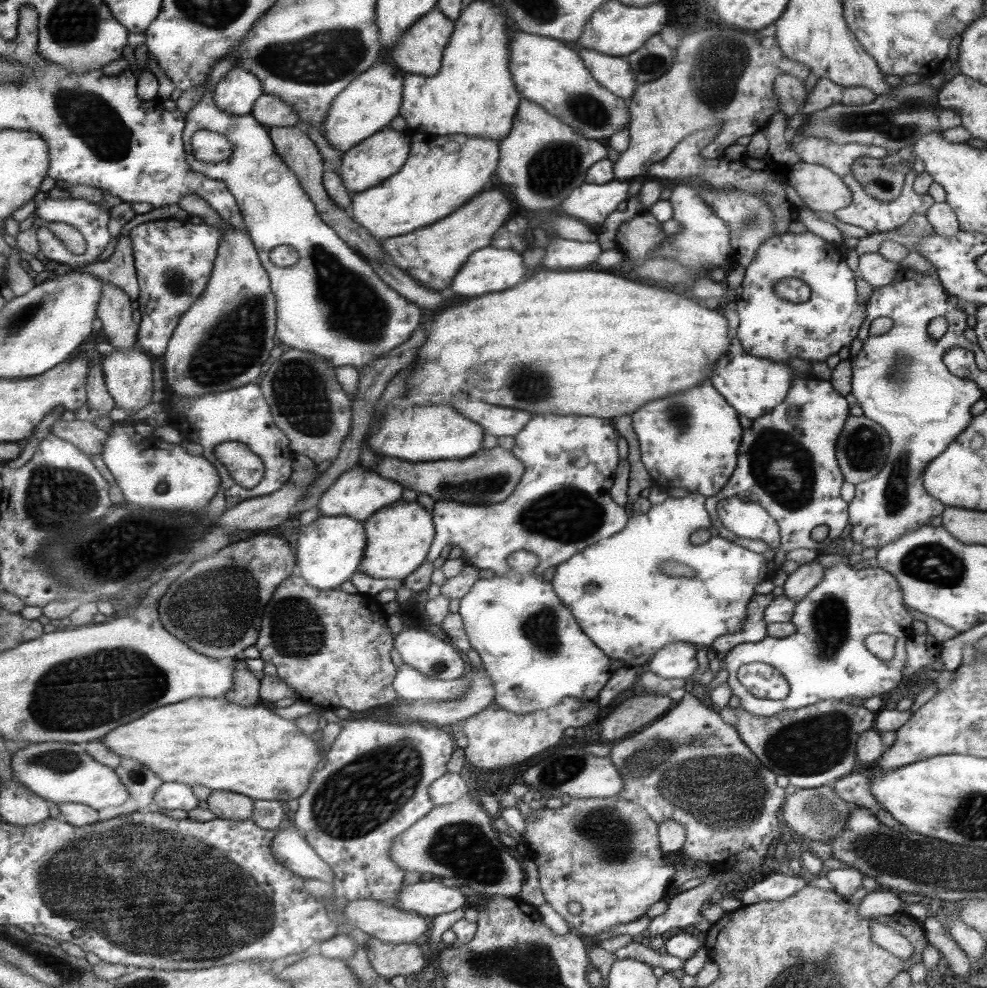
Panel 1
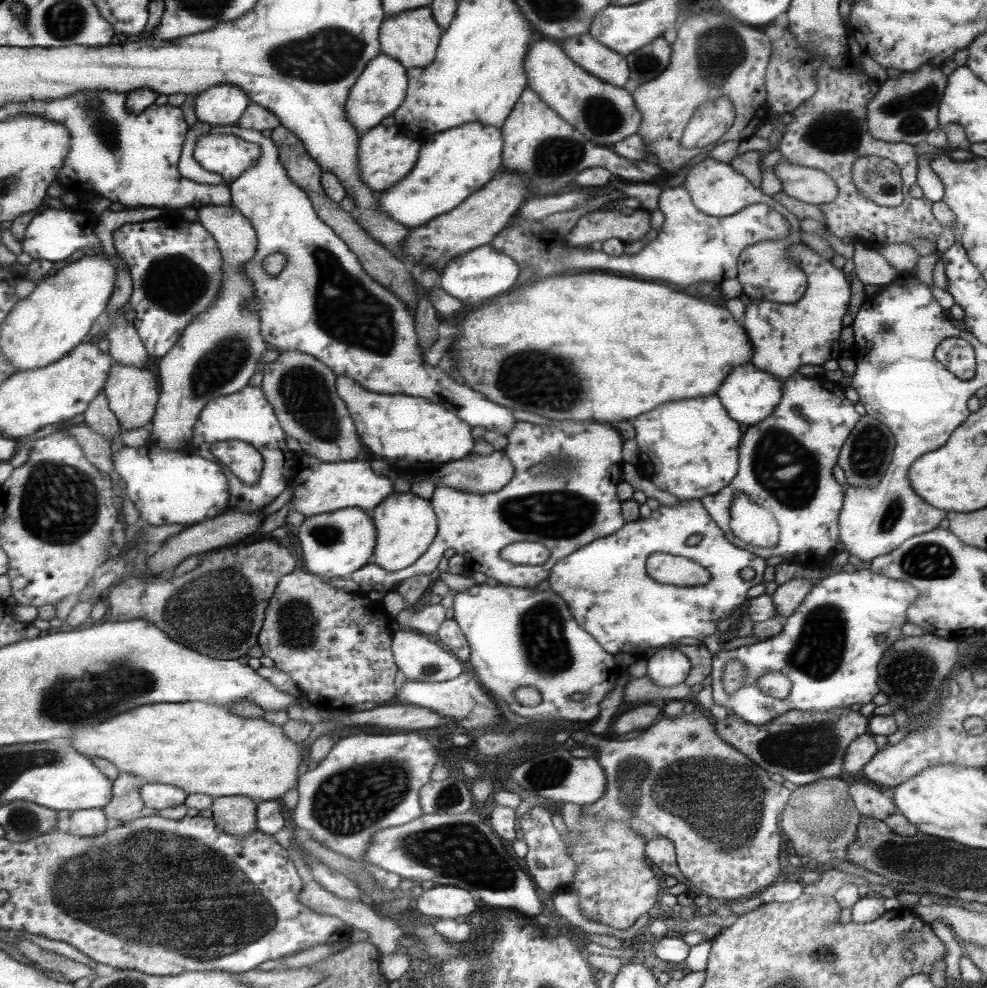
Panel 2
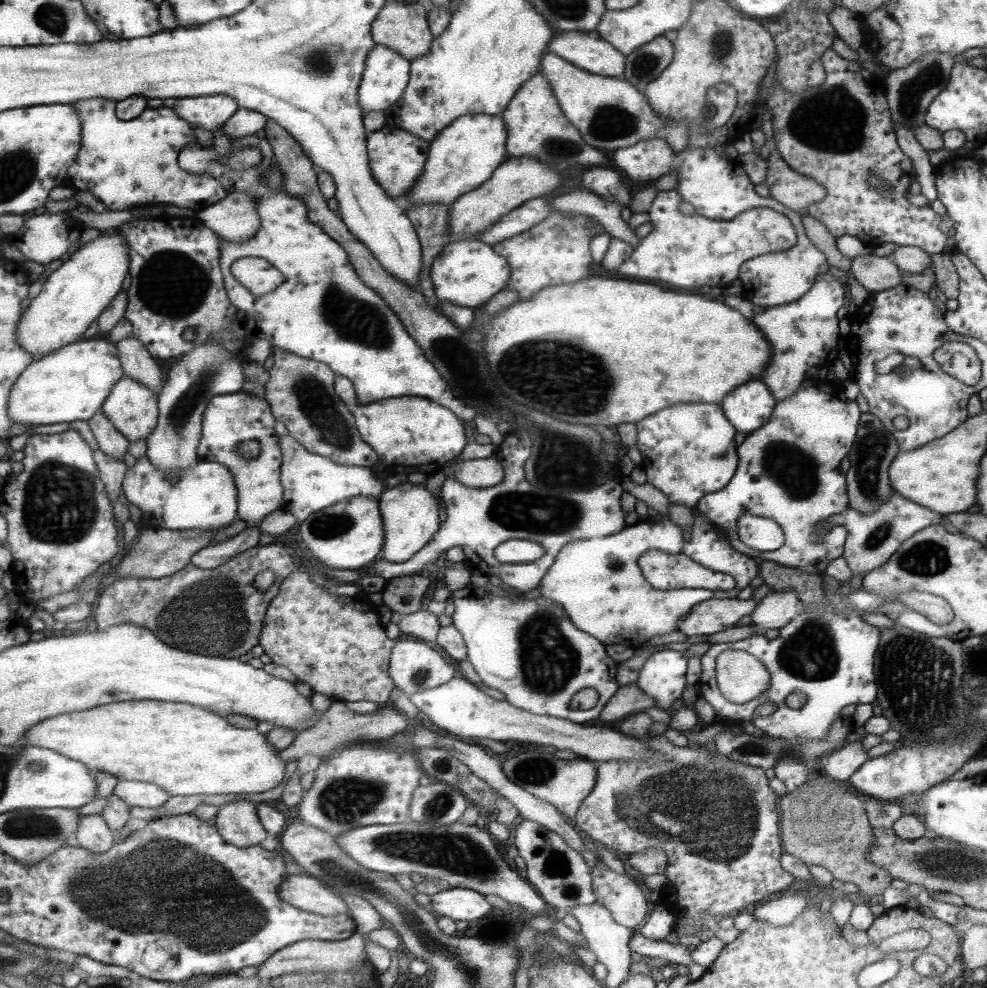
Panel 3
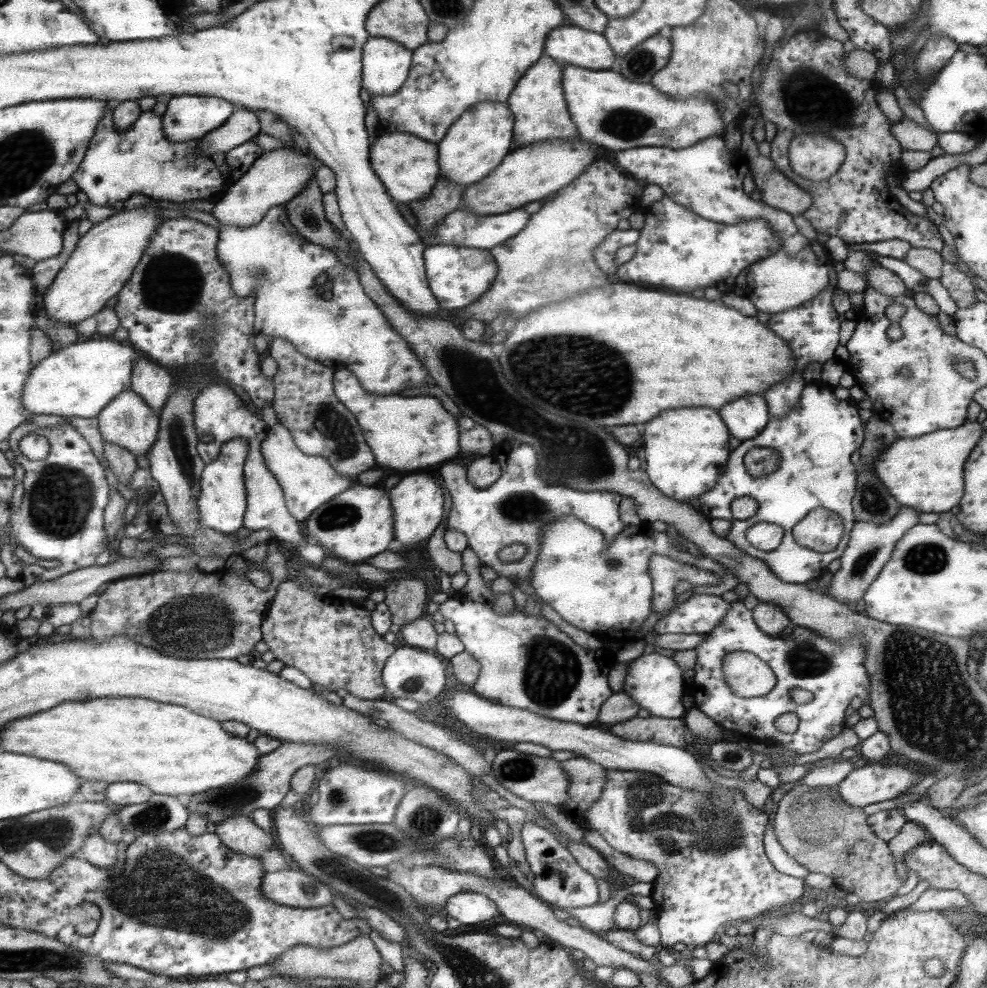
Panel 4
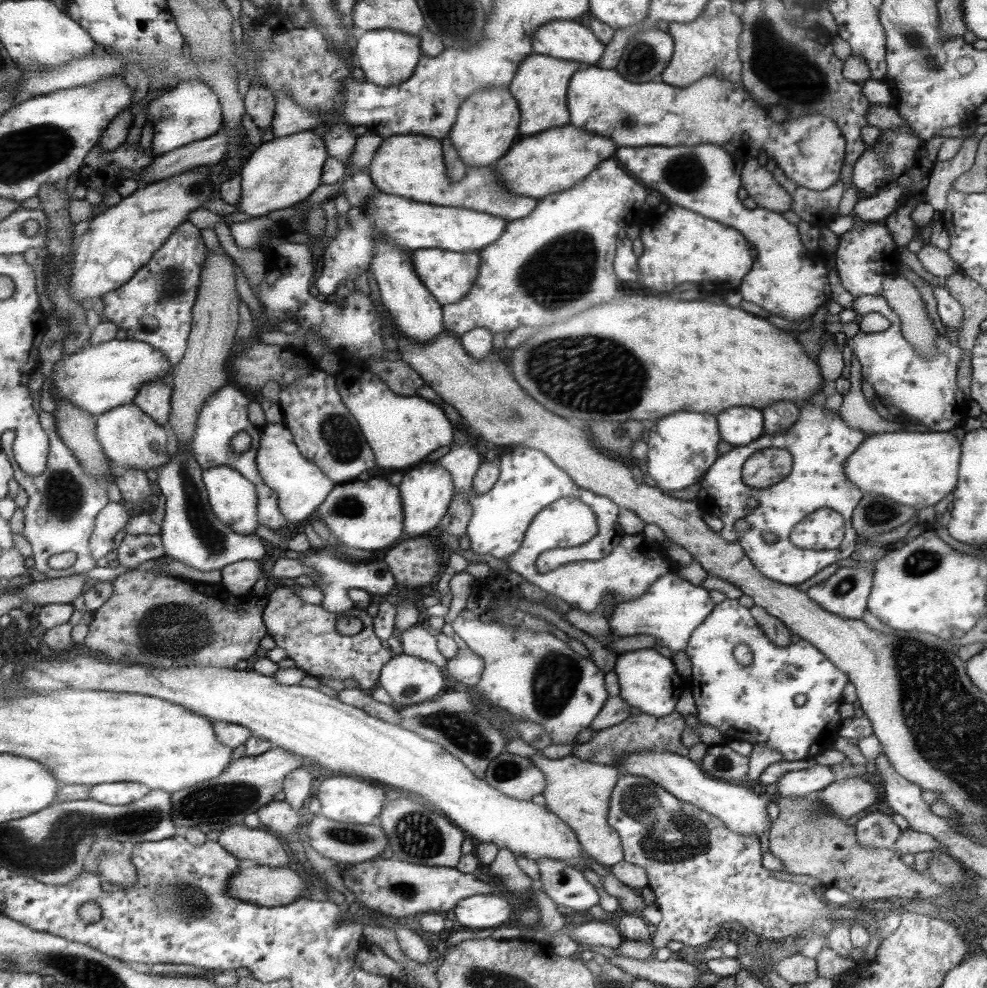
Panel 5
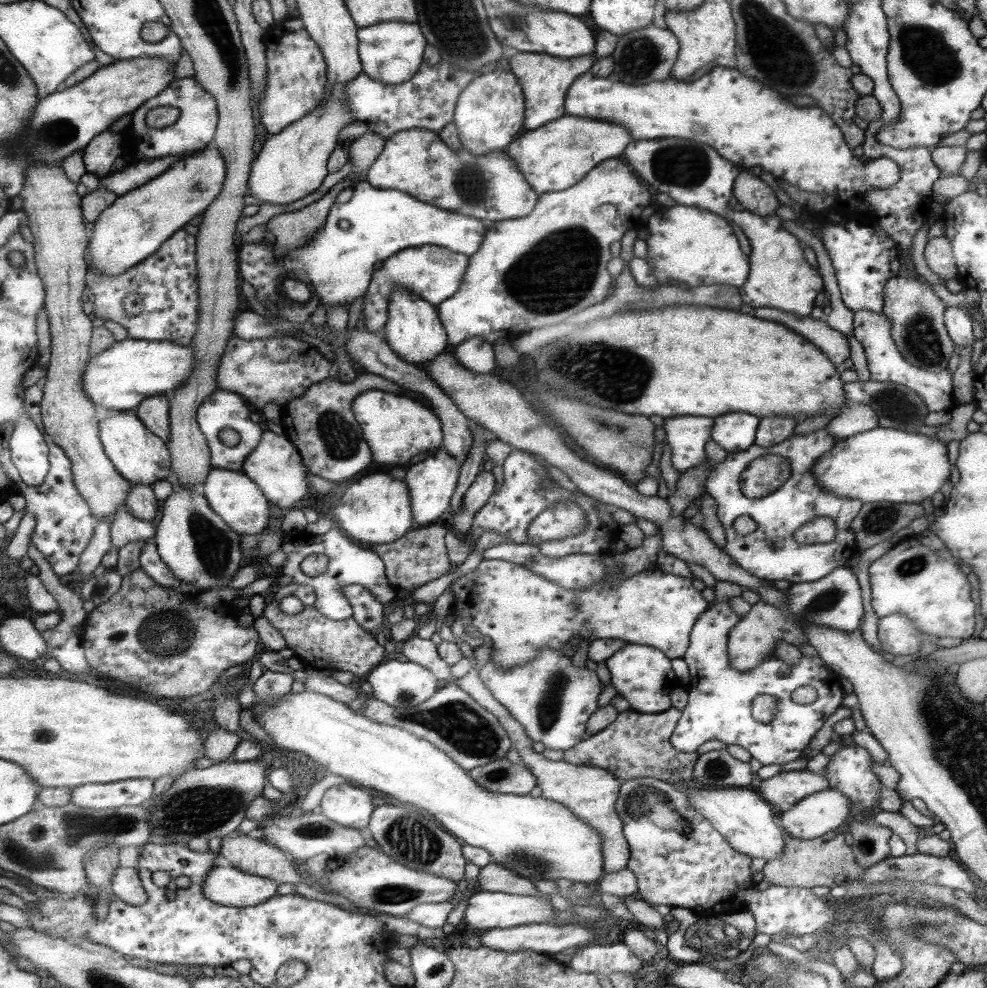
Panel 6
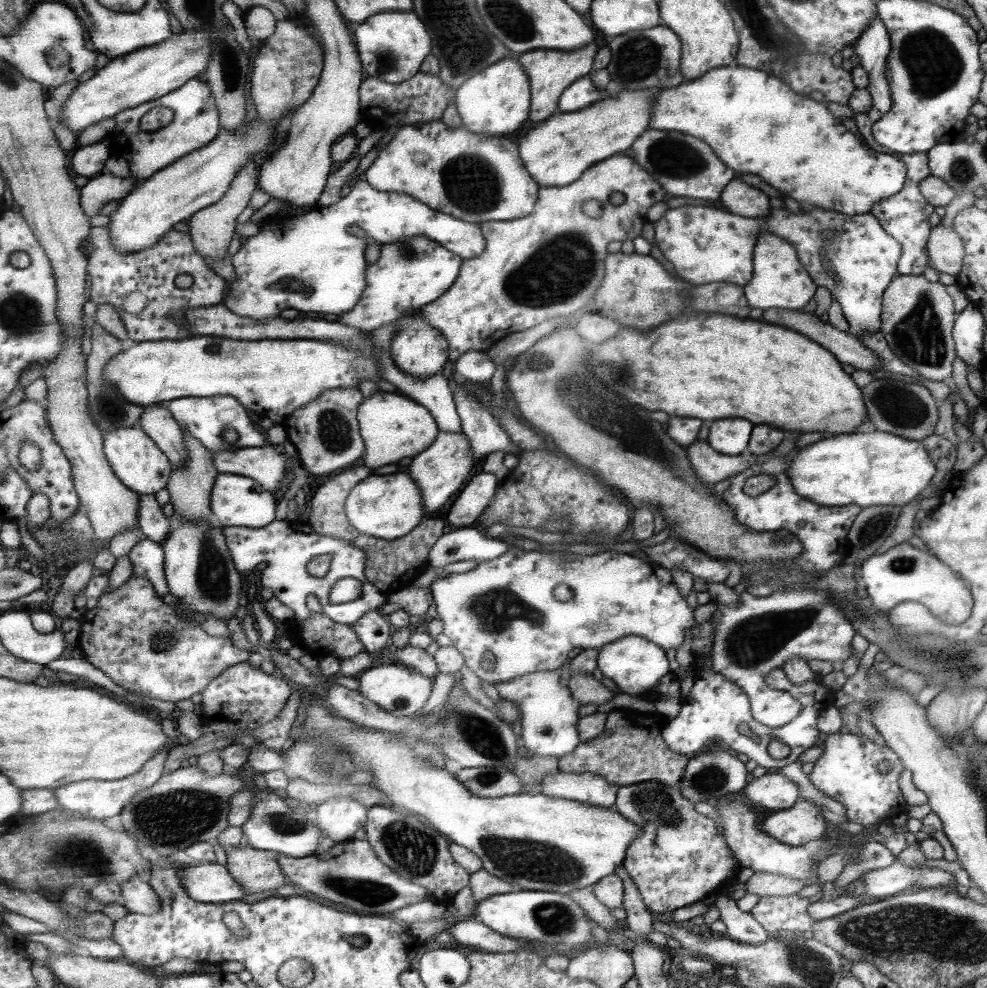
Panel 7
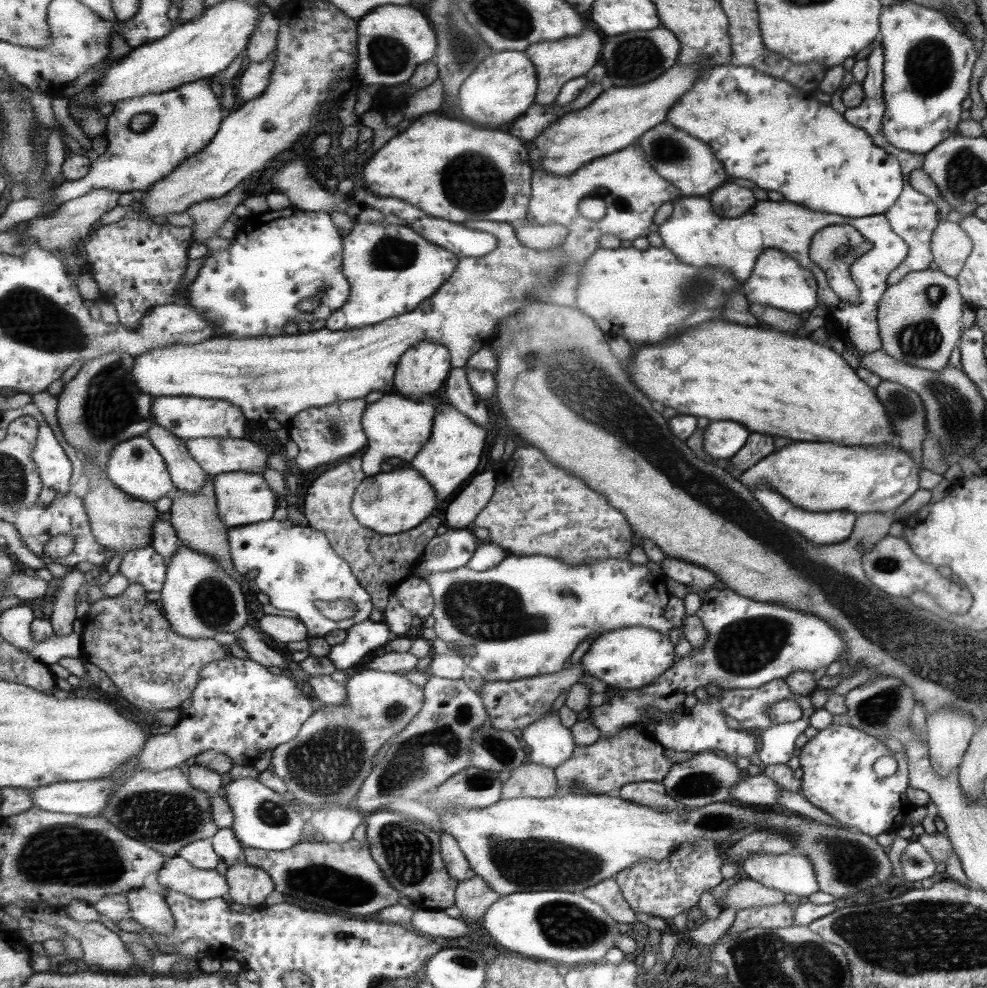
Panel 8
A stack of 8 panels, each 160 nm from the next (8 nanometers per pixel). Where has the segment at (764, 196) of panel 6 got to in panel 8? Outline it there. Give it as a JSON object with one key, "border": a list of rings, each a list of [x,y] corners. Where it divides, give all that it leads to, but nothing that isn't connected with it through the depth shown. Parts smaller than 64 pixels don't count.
{"border":[[[725,184],[723,188],[718,188],[710,194],[715,215],[721,217],[745,215],[755,204],[753,194],[747,188],[739,188],[735,184]]]}

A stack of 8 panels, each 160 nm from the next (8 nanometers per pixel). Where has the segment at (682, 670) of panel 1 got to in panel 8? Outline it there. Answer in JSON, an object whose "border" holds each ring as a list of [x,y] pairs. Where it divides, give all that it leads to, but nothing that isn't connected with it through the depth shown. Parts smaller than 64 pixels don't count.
{"border":[[[643,626],[617,628],[613,632],[601,634],[593,639],[589,649],[579,660],[585,675],[594,676],[605,683],[607,688],[615,687],[624,691],[641,689],[654,683],[662,672],[672,666],[671,662],[673,662],[673,644],[669,642],[669,638]]]}

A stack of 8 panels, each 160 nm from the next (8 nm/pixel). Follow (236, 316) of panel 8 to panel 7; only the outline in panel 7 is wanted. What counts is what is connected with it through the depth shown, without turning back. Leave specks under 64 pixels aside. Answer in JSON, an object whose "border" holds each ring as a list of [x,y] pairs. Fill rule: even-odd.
{"border":[[[355,182],[350,191],[331,207],[317,205],[315,210],[284,223],[280,223],[277,217],[273,217],[262,224],[258,233],[244,239],[240,249],[232,258],[232,265],[238,280],[229,282],[222,303],[235,314],[248,316],[253,320],[277,318],[287,308],[294,308],[301,310],[301,312],[315,310],[315,312],[335,315],[350,311],[361,298],[362,290],[366,287],[367,272],[367,262],[363,258],[365,242],[347,234],[347,226],[353,226],[353,224],[362,228],[367,236],[375,238],[375,242],[380,246],[393,243],[403,237],[426,236],[429,240],[434,240],[443,248],[462,257],[462,260],[475,258],[481,255],[486,248],[486,239],[482,235],[478,223],[458,220],[457,217],[451,217],[449,213],[439,213],[423,202],[409,198],[409,196],[395,194],[395,192],[391,192],[391,194],[379,192],[378,189],[371,188],[367,182]],[[285,280],[299,280],[305,290],[289,290],[285,286]]]}

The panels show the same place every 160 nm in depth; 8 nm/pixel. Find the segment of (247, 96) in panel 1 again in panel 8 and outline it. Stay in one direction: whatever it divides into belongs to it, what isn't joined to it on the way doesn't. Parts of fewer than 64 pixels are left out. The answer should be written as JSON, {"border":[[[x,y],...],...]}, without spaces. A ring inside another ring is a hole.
{"border":[[[201,79],[161,94],[116,102],[113,111],[107,116],[106,153],[98,156],[89,175],[82,180],[61,179],[60,185],[54,190],[53,203],[63,205],[69,200],[89,194],[96,188],[112,188],[119,192],[141,190],[146,193],[153,185],[156,186],[175,173],[175,169],[181,164],[209,147],[211,141],[218,136],[225,119],[221,108],[221,101],[219,103],[209,79]],[[138,114],[152,114],[154,125],[146,131],[135,132],[130,128],[130,124]]]}

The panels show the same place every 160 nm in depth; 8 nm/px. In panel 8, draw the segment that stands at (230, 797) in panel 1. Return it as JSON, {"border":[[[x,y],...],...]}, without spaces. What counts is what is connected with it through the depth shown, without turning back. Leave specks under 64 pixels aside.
{"border":[[[245,860],[231,866],[226,874],[234,906],[264,907],[275,898],[275,883],[271,875],[262,868],[247,864]]]}

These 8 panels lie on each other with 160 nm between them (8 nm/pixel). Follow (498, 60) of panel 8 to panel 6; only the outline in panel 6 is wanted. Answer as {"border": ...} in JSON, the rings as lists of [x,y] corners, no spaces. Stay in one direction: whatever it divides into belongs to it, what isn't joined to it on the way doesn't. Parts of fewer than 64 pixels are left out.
{"border":[[[489,68],[475,74],[453,108],[452,121],[457,127],[460,146],[475,156],[505,150],[521,130],[524,98],[517,77],[505,68]]]}

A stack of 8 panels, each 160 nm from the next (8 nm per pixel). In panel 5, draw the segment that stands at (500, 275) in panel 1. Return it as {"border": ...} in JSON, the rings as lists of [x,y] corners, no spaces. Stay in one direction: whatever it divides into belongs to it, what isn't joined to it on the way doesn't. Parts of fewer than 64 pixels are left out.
{"border":[[[426,248],[411,252],[413,267],[419,281],[440,305],[455,304],[467,295],[478,280],[480,257],[477,252],[449,252],[447,249]]]}

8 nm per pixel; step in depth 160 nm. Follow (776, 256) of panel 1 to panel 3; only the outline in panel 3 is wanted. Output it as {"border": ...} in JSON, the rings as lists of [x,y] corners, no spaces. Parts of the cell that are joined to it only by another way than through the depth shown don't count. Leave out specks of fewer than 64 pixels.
{"border":[[[827,273],[819,275],[814,286],[802,296],[783,306],[765,308],[755,316],[755,326],[767,340],[771,338],[771,348],[775,348],[771,364],[763,374],[763,384],[771,388],[777,402],[789,398],[803,383],[805,372],[815,365],[828,365],[837,358],[837,342],[842,338],[837,330],[835,312],[843,304],[843,286]]]}

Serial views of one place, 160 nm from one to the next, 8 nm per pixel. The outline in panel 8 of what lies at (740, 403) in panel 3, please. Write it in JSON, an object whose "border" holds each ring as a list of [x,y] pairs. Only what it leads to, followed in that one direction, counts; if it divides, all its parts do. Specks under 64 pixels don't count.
{"border":[[[719,420],[709,422],[709,426],[702,431],[703,452],[715,460],[729,460],[747,442],[747,430],[741,424]]]}

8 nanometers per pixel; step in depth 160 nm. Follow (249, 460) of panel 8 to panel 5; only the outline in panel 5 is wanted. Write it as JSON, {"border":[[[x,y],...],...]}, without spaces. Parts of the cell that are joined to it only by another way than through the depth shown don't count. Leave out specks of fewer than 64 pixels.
{"border":[[[285,424],[265,425],[262,428],[262,445],[258,452],[258,469],[262,473],[263,482],[277,494],[283,516],[289,523],[303,522],[311,516],[317,516],[321,506],[334,488],[334,483],[319,465],[303,456],[298,444],[294,441],[294,433]]]}

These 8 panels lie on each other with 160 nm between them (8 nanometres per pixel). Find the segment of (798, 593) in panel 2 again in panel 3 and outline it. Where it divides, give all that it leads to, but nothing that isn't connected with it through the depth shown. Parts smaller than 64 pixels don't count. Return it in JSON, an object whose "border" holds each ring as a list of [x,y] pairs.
{"border":[[[794,590],[770,592],[756,602],[751,614],[751,624],[761,631],[780,630],[795,616],[804,612]]]}

